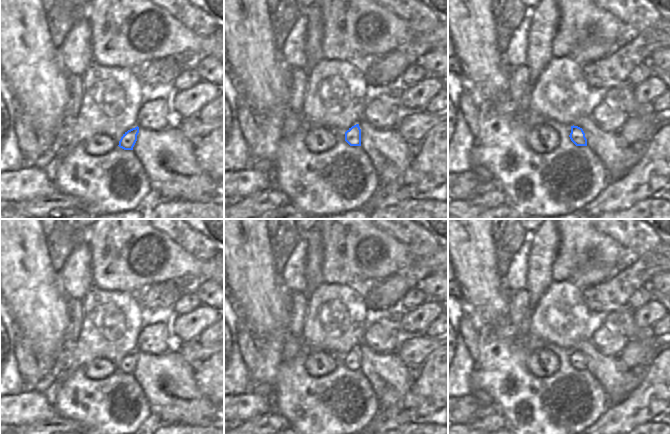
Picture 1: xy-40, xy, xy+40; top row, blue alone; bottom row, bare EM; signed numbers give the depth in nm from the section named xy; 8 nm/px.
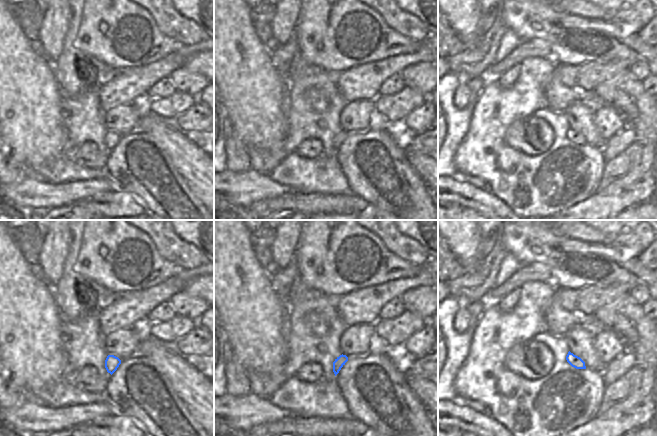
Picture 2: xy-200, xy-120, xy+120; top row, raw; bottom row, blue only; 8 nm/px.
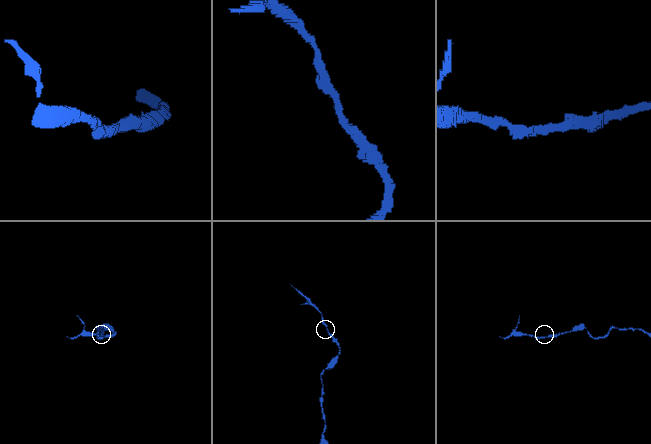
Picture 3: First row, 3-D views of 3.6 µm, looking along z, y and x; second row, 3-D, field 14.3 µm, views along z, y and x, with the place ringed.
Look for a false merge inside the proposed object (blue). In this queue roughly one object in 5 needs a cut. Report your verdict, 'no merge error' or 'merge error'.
no merge error

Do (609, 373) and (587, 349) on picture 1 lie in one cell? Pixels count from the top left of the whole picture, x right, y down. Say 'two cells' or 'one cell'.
one cell

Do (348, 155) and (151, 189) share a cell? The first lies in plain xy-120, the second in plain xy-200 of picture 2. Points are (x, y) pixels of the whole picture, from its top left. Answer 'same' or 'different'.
same

